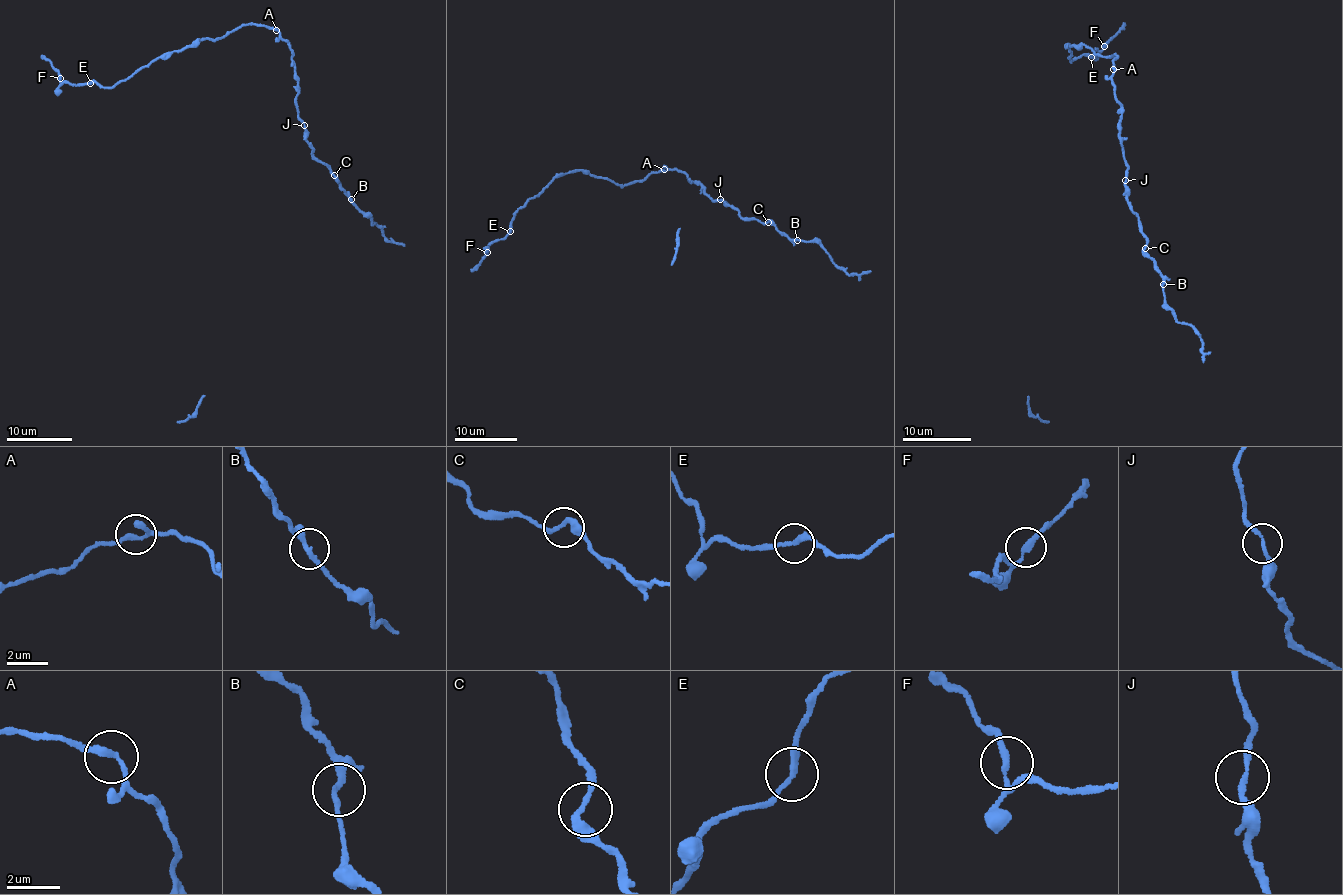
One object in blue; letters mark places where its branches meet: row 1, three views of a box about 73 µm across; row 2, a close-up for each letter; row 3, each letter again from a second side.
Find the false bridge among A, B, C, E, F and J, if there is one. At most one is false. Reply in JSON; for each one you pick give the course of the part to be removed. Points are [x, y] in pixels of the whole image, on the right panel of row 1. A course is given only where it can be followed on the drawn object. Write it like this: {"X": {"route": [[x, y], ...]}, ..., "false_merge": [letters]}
{"false_merge": []}

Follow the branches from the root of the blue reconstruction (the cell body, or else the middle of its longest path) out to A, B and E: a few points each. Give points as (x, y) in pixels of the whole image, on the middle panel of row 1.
A: (722, 200), (713, 201), (697, 182), (688, 180), (683, 172), (664, 169)
B: (722, 200), (735, 208), (742, 218), (765, 224), (769, 221), (789, 239), (797, 240)
E: (722, 200), (713, 201), (680, 171), (668, 169), (621, 186), (575, 171), (556, 175), (526, 200), (509, 231)

